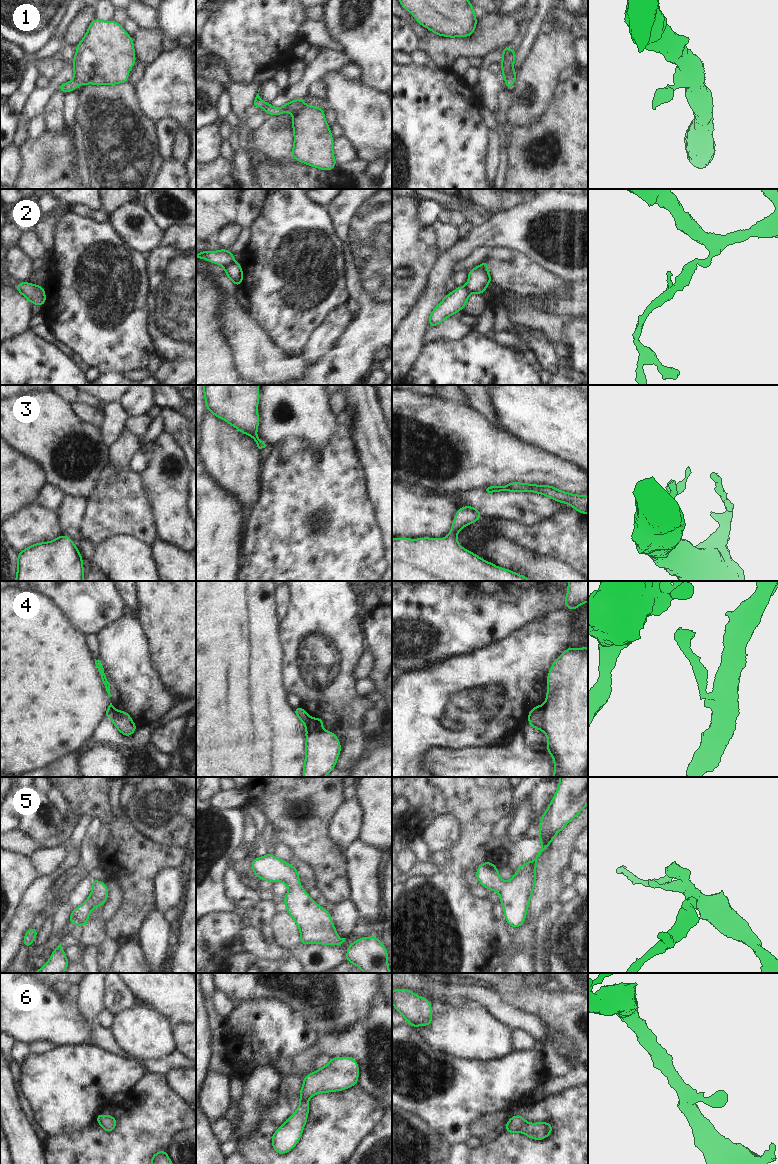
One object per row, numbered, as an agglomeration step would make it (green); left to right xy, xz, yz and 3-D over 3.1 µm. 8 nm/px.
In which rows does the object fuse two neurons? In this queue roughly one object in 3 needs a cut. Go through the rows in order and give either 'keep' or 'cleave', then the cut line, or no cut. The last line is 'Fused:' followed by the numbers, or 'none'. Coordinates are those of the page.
1: keep; cut none
2: cleave; cut xz (235, 261), (224, 267)
3: keep; cut none
4: cleave; cut xy (115, 709), (112, 720)
5: keep; cut none
6: keep; cut none
Fused: 2, 4

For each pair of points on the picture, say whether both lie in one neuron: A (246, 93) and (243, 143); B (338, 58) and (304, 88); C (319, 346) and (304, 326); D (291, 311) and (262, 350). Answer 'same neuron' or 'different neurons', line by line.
A: same neuron
B: same neuron
C: different neurons
D: different neurons

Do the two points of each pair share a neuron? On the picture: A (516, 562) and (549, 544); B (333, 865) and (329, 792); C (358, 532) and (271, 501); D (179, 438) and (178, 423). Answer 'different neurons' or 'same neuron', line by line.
A: different neurons
B: same neuron
C: same neuron
D: same neuron

